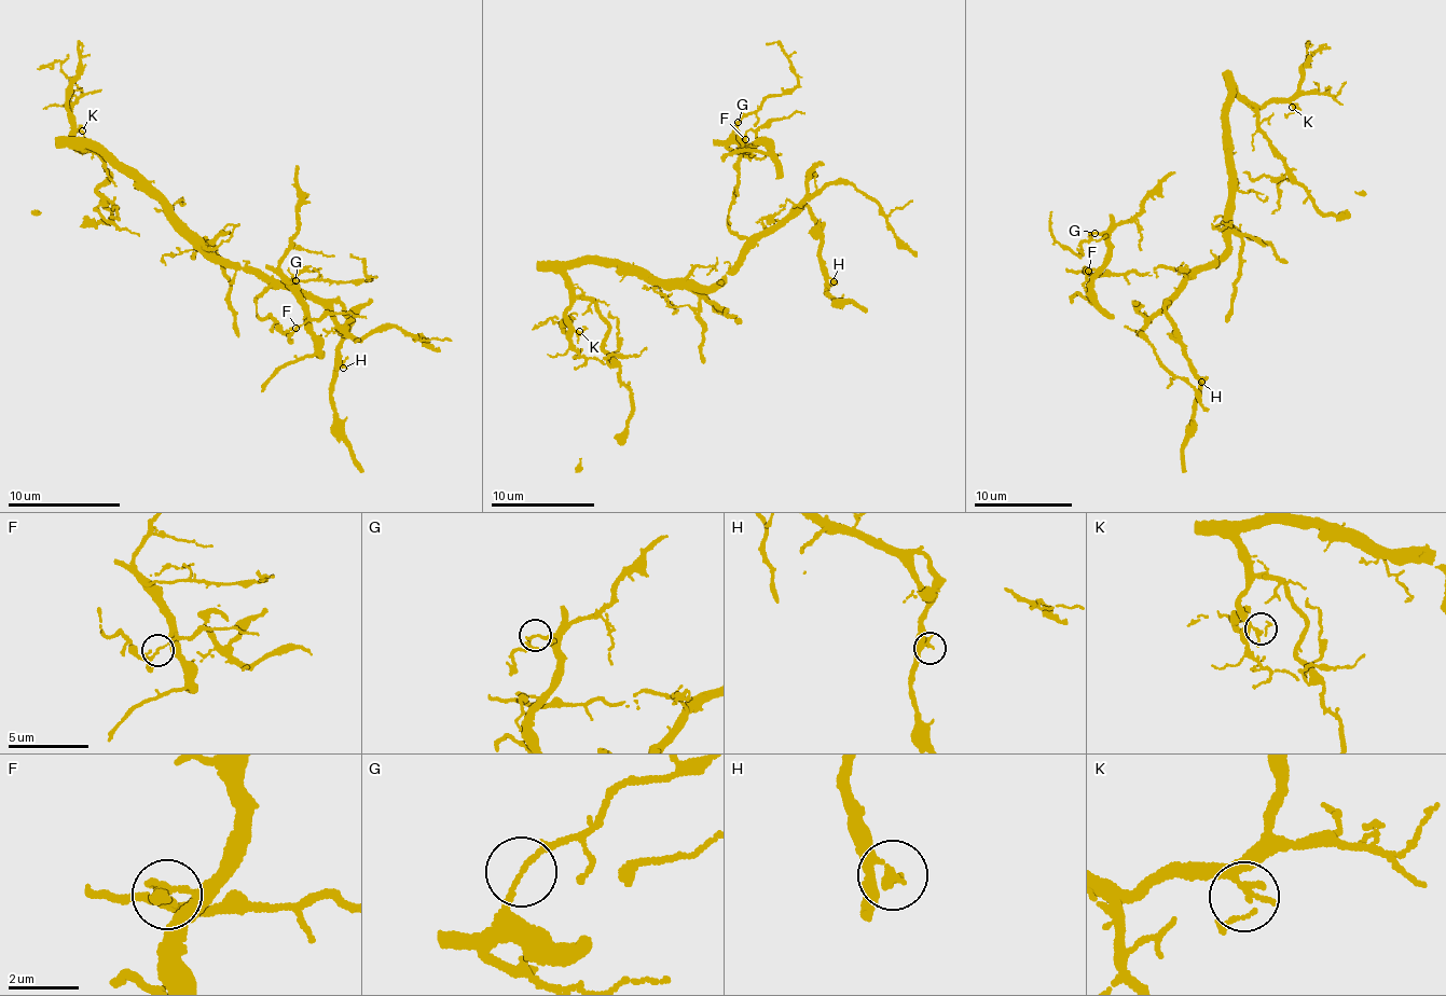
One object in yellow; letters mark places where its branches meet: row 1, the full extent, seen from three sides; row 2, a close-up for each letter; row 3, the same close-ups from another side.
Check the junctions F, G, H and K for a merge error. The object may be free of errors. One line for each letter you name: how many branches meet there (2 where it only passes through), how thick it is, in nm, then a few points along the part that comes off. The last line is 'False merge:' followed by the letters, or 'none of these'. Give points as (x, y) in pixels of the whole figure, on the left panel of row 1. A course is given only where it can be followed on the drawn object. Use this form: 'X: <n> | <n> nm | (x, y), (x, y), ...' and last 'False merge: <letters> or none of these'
F: 3 | 130 nm | (295, 328), (310, 319), (306, 307), (290, 282), (303, 279), (338, 284), (370, 281), (365, 266), (349, 253)
False merge: F

